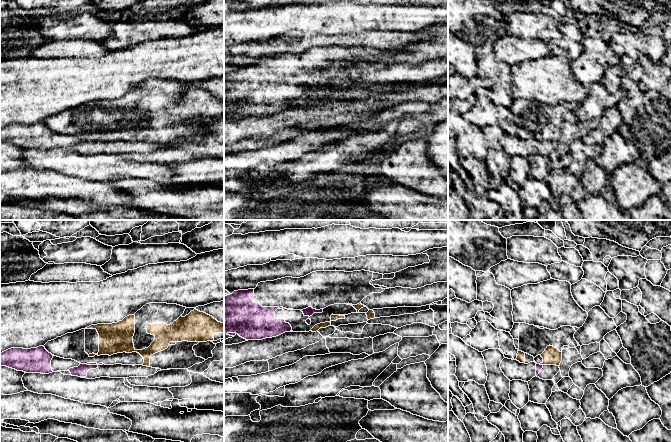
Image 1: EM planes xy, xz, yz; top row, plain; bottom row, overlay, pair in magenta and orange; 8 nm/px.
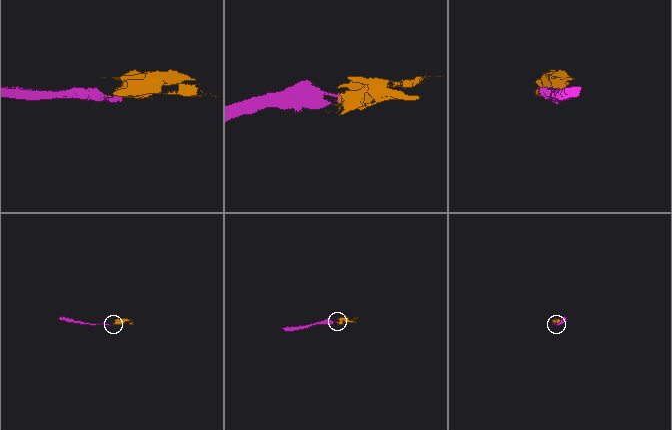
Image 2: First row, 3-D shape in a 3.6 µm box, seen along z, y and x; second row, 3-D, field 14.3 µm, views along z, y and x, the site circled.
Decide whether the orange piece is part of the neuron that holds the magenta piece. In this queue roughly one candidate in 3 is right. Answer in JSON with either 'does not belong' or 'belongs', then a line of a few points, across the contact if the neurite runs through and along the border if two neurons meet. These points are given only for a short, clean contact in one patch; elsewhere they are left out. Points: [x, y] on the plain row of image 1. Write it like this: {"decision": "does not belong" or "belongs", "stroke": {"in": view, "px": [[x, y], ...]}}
{"decision": "does not belong"}

